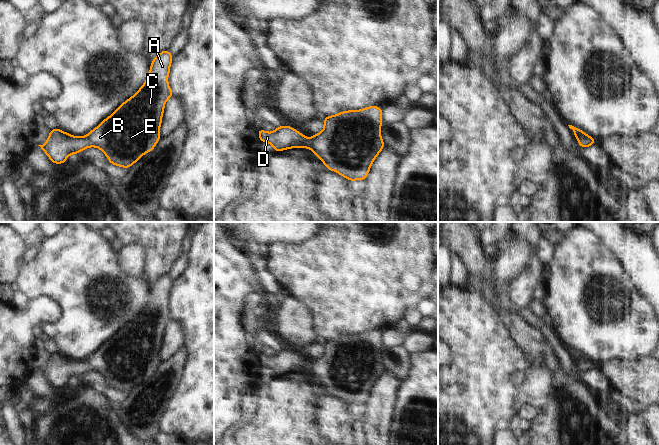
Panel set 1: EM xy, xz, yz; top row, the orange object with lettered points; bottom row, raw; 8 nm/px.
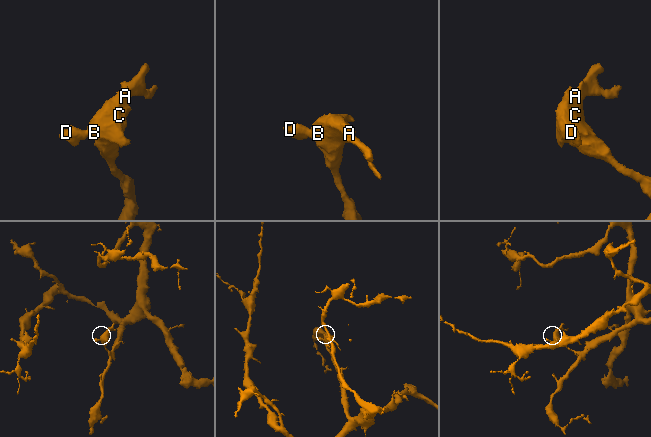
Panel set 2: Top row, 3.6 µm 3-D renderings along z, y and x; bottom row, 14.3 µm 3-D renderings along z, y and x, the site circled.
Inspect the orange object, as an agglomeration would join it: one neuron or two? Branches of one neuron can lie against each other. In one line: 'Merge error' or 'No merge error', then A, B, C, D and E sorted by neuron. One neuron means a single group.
No merge error. Groups: A B C D E

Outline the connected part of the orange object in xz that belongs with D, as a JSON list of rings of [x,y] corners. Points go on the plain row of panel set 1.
[[[369,330],[361,334],[342,335],[339,338],[326,340],[323,354],[307,362],[291,350],[278,350],[273,356],[258,353],[261,366],[271,368],[276,376],[291,372],[310,373],[326,390],[349,405],[365,404],[370,391],[384,372],[380,351],[382,345],[382,332]]]

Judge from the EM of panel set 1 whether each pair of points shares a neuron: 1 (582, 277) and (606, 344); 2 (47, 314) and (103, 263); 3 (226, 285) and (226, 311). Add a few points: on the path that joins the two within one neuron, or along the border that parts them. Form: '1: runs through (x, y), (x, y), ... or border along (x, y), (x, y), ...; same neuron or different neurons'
1: runs through (581, 294), (583, 307), (597, 327); same neuron
2: border along (34, 299), (49, 297), (59, 307), (60, 316); different neurons
3: runs through (226, 291), (226, 305); same neuron

